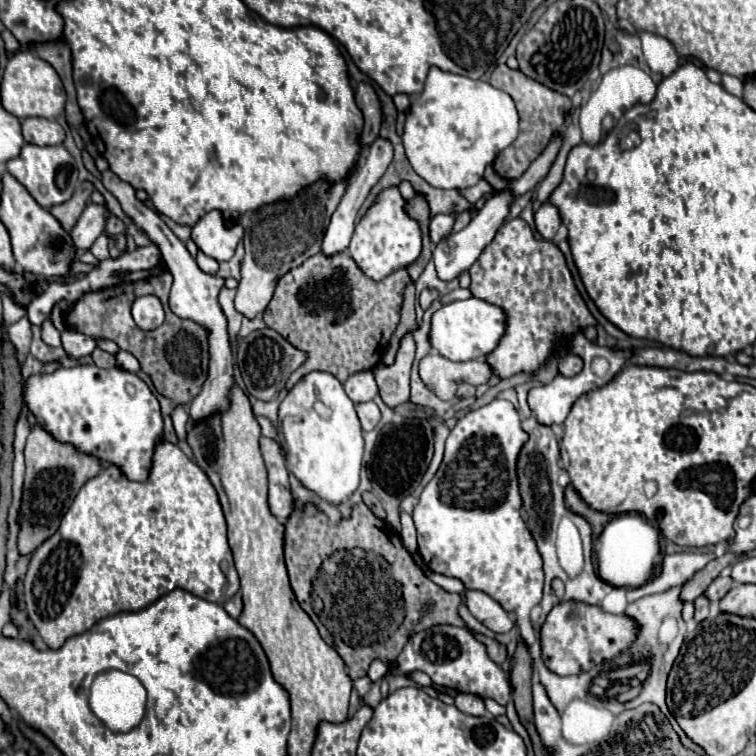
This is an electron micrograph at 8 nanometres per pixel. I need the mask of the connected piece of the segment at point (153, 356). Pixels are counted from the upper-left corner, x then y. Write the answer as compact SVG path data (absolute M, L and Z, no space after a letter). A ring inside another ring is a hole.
M167 272L159 276L149 276L137 282L119 282L111 288L103 288L97 292L83 294L71 310L65 314L65 326L71 330L77 330L91 338L107 338L119 344L121 350L131 352L139 362L141 370L151 376L155 388L159 394L173 400L173 404L187 404L193 400L207 378L207 364L209 364L209 352L207 352L207 330L191 320L183 320L175 316L169 310L169 290L171 290L171 276L167 278ZM143 294L155 294L163 298L165 306L165 322L161 328L153 332L143 332L135 326L131 318L131 304L137 296ZM183 350L183 358L181 358Z

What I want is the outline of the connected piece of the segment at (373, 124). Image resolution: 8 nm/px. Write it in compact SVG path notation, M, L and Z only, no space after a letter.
M359 84L355 88L355 102L363 114L363 130L359 134L359 146L369 148L379 134L381 126L381 104L375 90L369 84Z

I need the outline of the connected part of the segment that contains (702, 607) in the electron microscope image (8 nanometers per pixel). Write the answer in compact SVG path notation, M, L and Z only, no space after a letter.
M699 596L695 600L695 620L701 622L707 616L709 616L709 600L707 600L707 596Z

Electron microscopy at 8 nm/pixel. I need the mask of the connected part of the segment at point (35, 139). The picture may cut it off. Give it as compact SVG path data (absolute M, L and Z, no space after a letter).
M25 118L23 124L23 138L29 144L37 146L55 146L65 140L65 130L55 122L47 118Z

